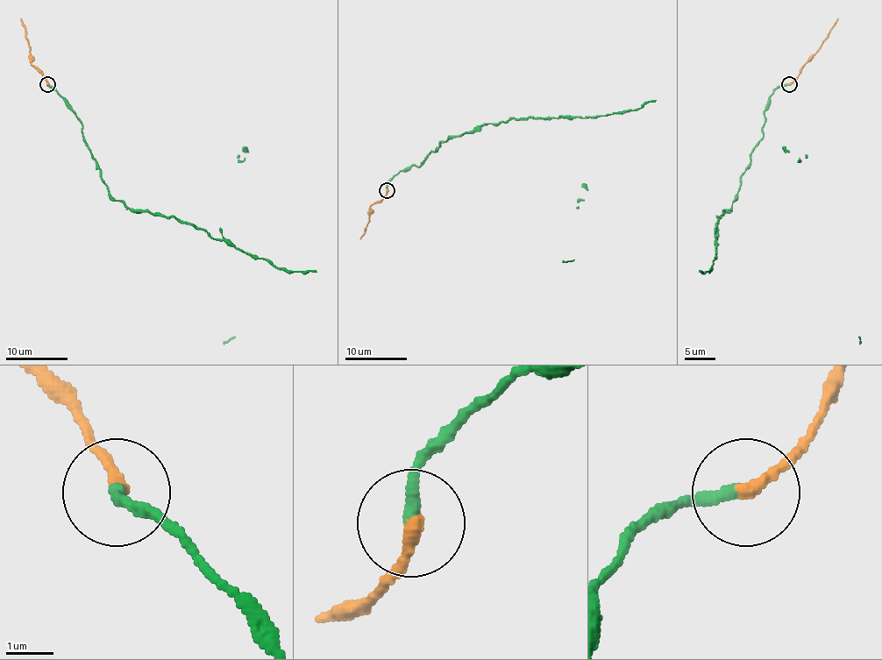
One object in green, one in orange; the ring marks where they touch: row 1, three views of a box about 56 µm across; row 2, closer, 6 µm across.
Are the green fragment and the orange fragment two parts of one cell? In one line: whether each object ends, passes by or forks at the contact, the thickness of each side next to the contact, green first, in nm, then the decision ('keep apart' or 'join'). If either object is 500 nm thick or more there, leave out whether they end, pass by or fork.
green ends; orange ends; calibres 260 and 280 nm; join

